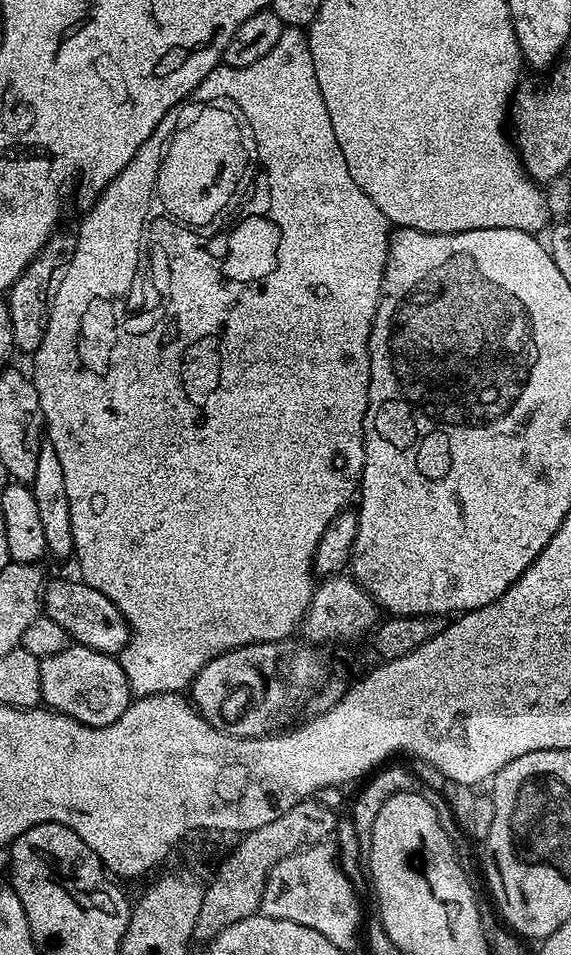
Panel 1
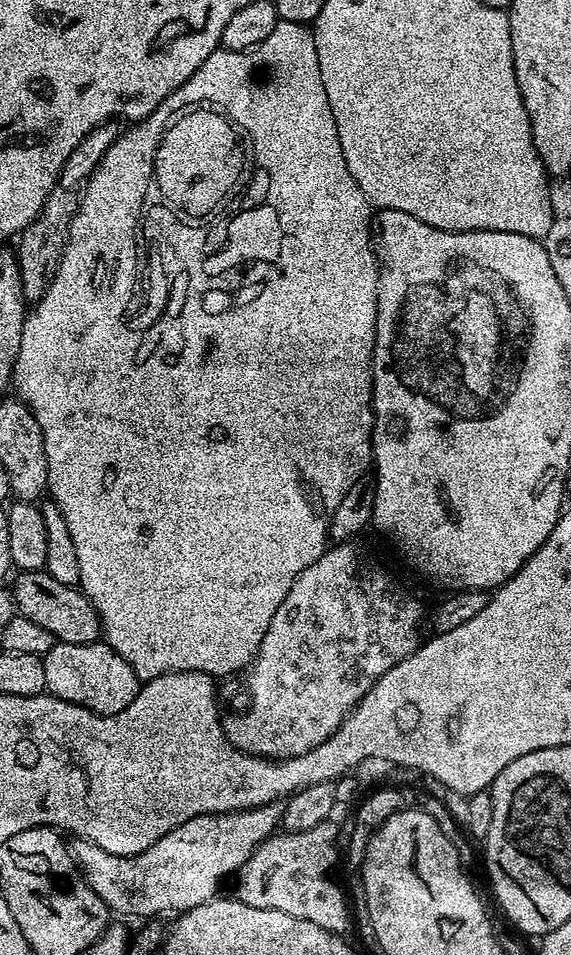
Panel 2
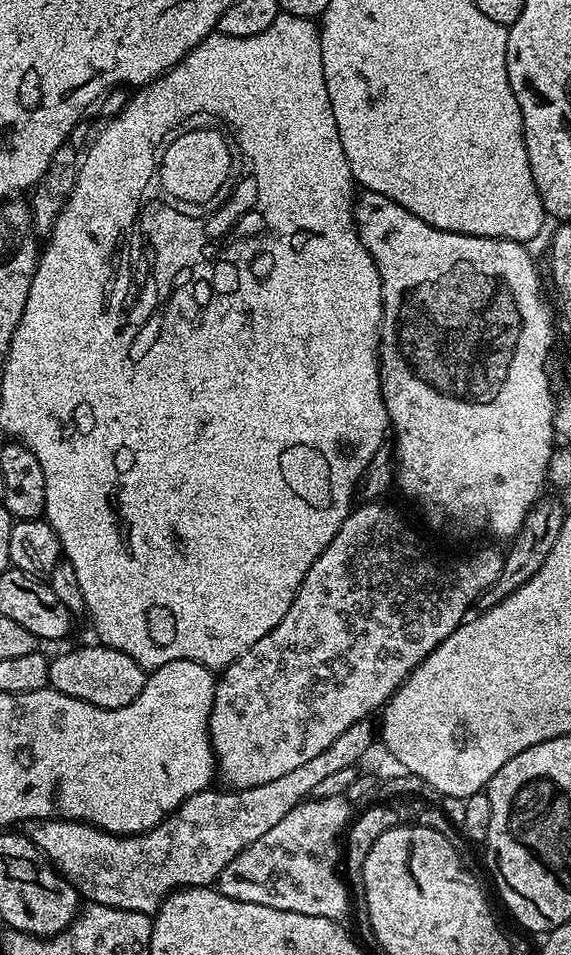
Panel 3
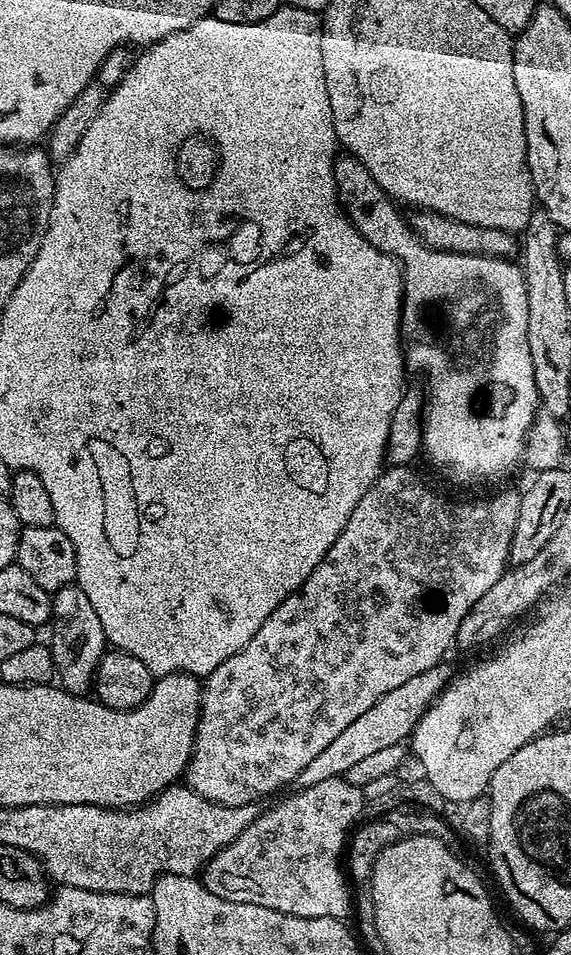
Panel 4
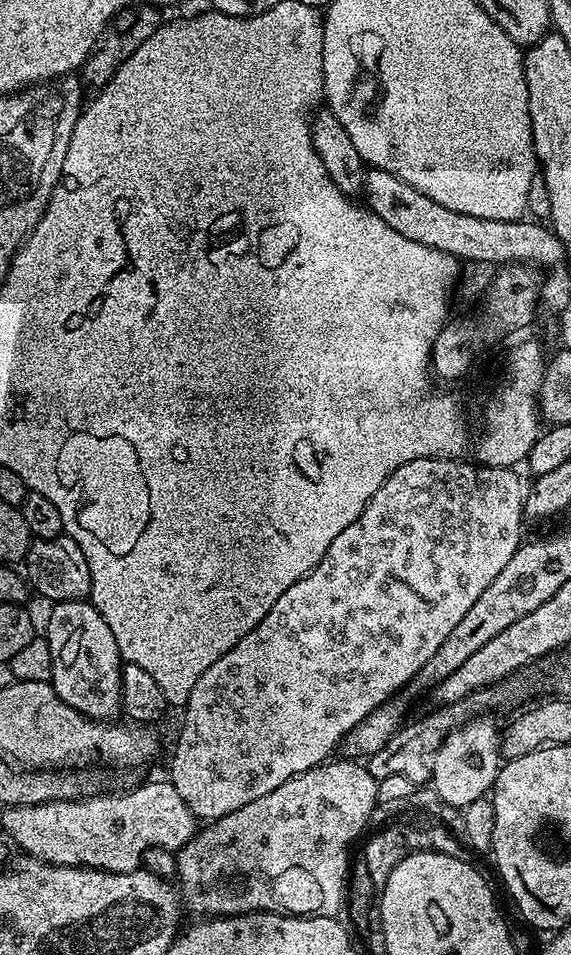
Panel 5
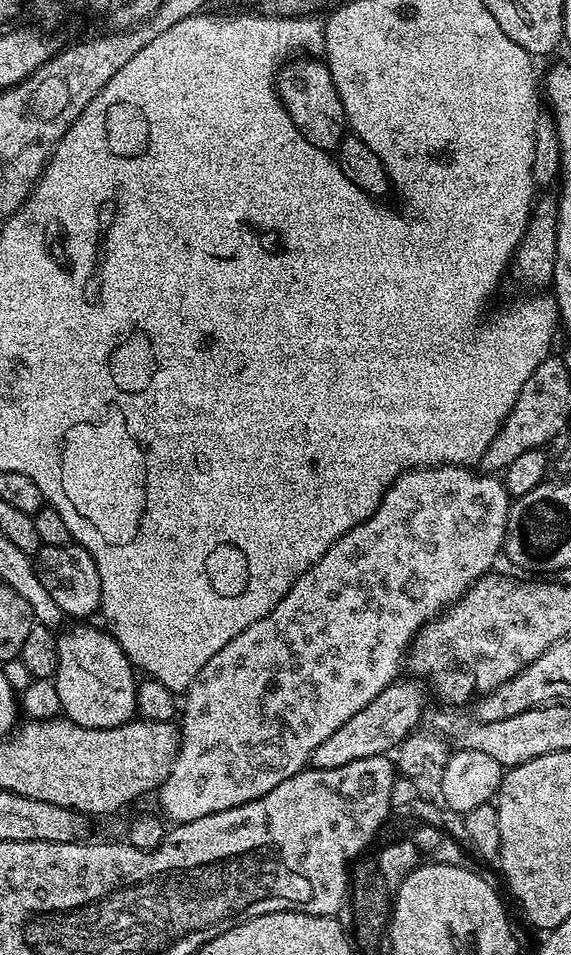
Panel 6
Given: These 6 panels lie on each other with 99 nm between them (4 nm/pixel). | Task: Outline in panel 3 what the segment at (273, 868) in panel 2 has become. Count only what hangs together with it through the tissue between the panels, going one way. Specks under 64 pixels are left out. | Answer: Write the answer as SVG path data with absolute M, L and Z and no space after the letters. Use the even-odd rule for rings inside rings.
M344 796L309 798L294 806L278 826L266 830L258 842L242 849L238 858L222 870L219 892L238 902L258 902L258 906L274 906L274 910L343 921L348 912L350 888L342 876L340 881L336 864L338 868L342 860L340 839L353 819L352 810L353 805Z

